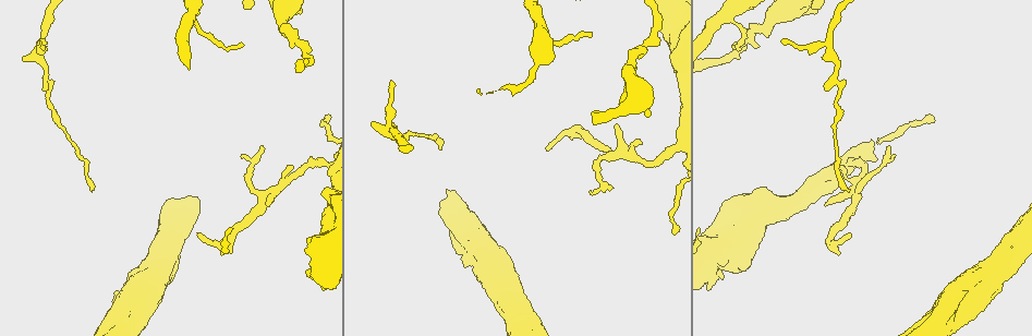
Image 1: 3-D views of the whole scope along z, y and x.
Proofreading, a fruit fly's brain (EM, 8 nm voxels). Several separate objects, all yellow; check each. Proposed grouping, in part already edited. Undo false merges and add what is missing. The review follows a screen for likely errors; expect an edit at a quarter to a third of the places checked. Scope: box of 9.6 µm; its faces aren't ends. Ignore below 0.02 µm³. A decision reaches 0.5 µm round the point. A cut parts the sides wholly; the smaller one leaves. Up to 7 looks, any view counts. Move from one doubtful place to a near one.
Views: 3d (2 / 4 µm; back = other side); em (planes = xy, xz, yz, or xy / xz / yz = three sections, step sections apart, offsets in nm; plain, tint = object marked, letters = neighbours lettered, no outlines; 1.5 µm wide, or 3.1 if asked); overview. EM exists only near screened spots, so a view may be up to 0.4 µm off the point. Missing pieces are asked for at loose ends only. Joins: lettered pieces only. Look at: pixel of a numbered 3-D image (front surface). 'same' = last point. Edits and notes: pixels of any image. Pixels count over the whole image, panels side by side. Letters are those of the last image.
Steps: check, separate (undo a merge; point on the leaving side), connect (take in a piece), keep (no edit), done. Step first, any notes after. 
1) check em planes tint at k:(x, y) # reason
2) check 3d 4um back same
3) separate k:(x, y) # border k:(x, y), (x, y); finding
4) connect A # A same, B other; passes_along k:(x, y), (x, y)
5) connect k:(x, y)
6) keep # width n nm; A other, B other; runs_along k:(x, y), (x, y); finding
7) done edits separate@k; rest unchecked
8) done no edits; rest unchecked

check 3d 2um back at 1:(231, 243) # sharp bend

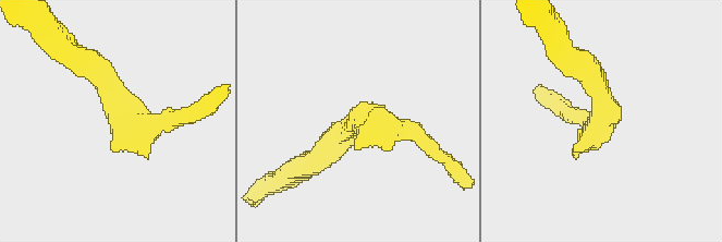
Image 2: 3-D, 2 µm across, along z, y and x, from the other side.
check em xz step 8 tint at 2:(367, 117)

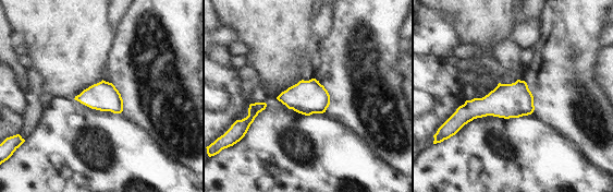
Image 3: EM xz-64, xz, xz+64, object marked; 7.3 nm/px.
check em yz step 8 letters same # another direction

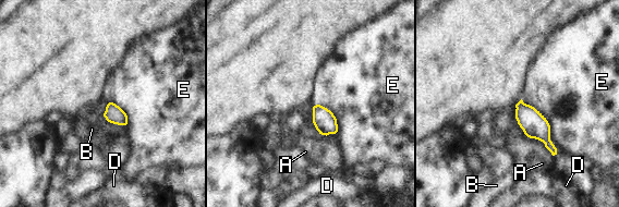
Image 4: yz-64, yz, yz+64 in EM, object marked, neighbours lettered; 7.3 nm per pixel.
keep # A other, B other, D other, E other; border 4:(521, 99), (547, 121), (557, 153); one cell here

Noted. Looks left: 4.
check em planes letters at 1:(241, 42) # free end

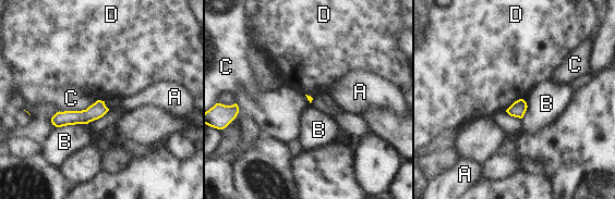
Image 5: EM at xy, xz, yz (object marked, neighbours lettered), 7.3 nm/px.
keep # longest_contact C 300 nm; A other, B other, C other, D other; no lettered piece goes on from it

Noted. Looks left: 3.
check 3d 4um at 1:(373, 121) # free end

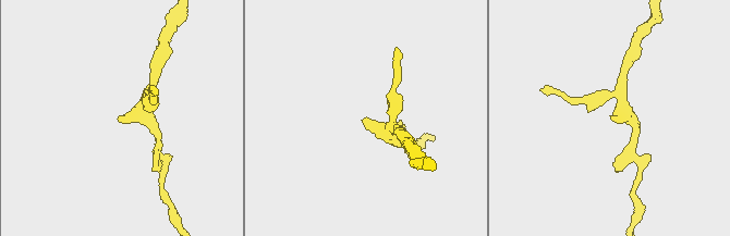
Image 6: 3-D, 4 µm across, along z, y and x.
check em planes plain at 6:(368, 117) # now the EM

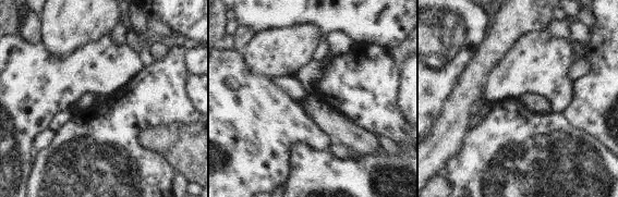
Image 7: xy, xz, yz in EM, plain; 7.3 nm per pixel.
check em planes letters same

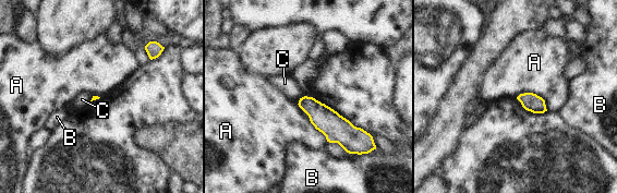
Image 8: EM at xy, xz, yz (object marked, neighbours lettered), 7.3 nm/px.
keep # A other, B other, C other; runs_along 8:(302, 100), (345, 133), (362, 133); no lettered piece goes on from it

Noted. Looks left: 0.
done no edits; rest unchecked

